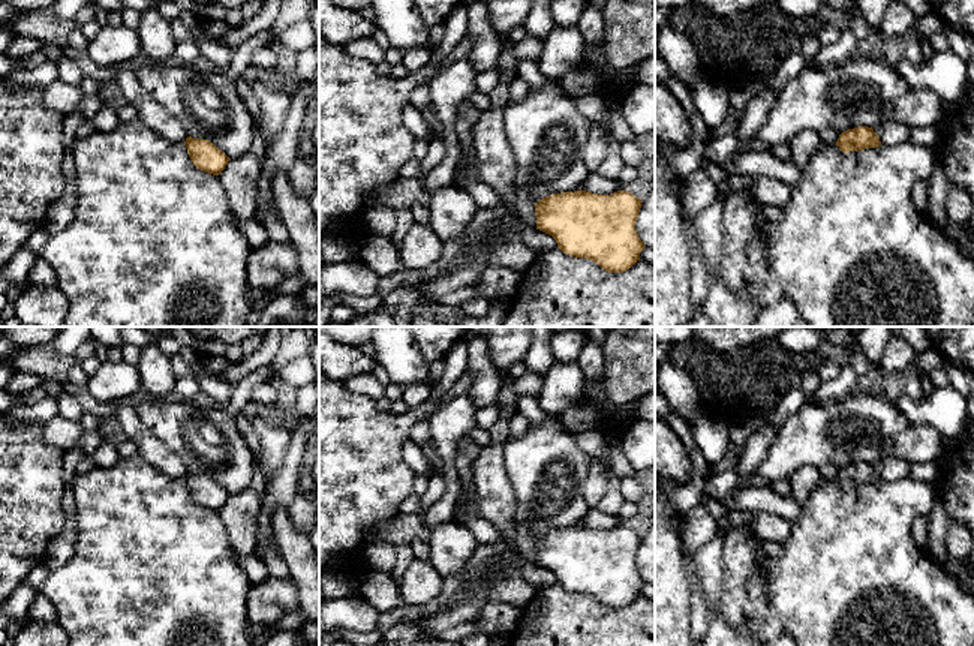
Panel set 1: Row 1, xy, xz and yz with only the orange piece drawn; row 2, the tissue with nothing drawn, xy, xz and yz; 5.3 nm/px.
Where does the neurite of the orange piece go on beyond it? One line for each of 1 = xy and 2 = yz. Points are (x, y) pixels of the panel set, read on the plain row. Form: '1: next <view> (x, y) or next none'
1: next none
2: next none

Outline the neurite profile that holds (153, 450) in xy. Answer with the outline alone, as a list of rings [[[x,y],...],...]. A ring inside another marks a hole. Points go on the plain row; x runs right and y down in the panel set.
[[[121,405],[115,418],[126,439],[138,447],[138,454],[162,474],[184,478],[187,474],[181,459],[166,447],[160,439],[153,436],[130,405]]]

